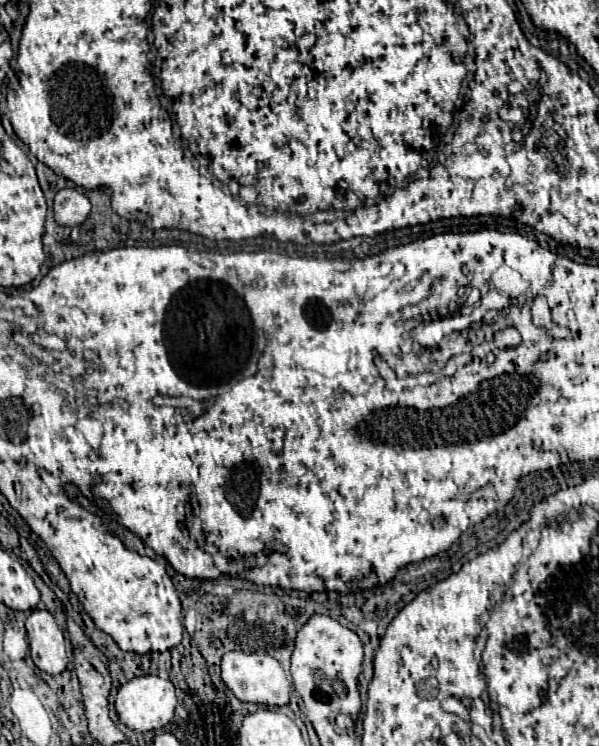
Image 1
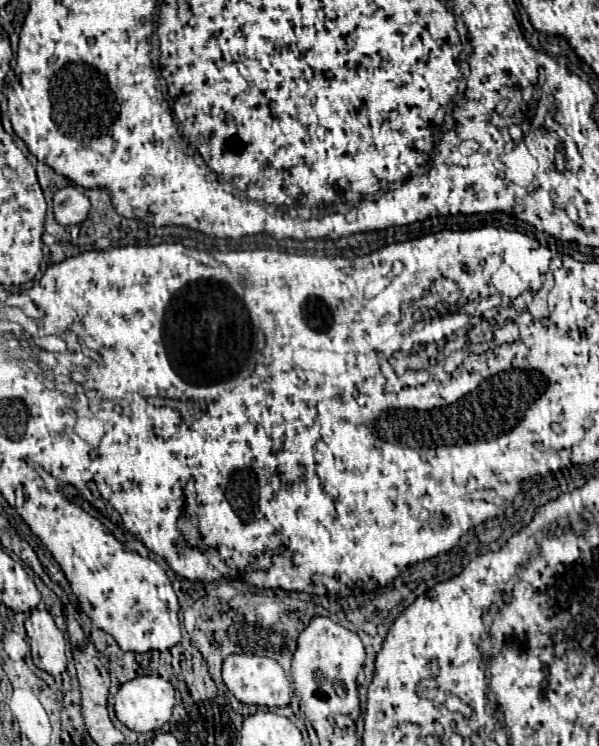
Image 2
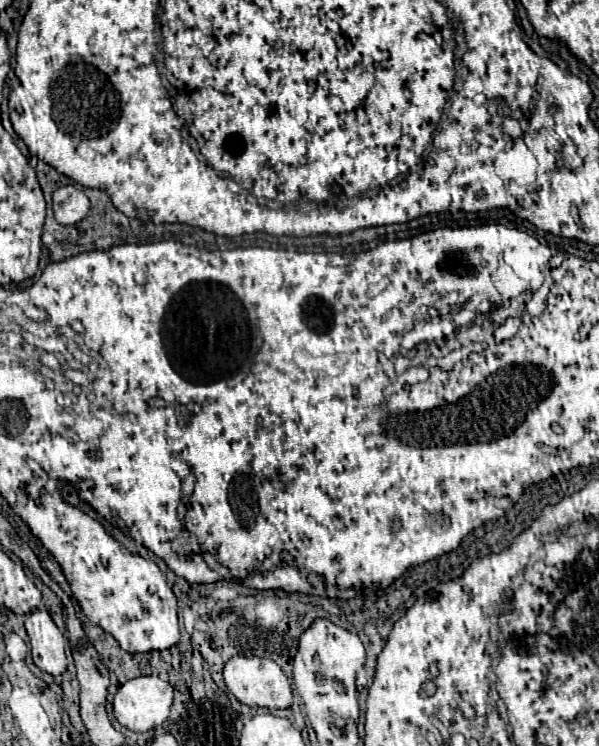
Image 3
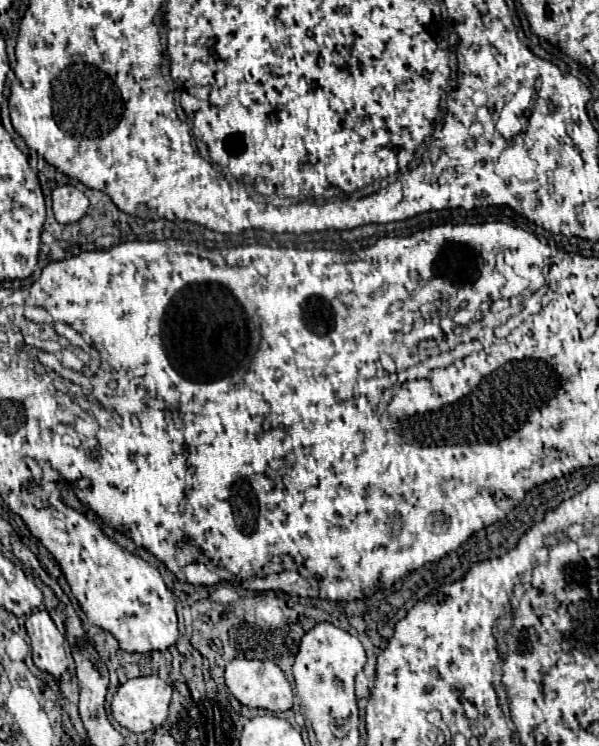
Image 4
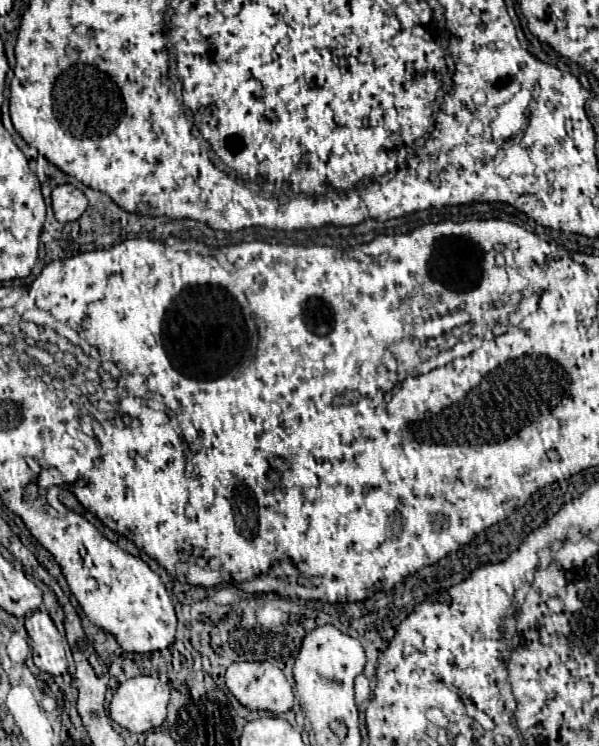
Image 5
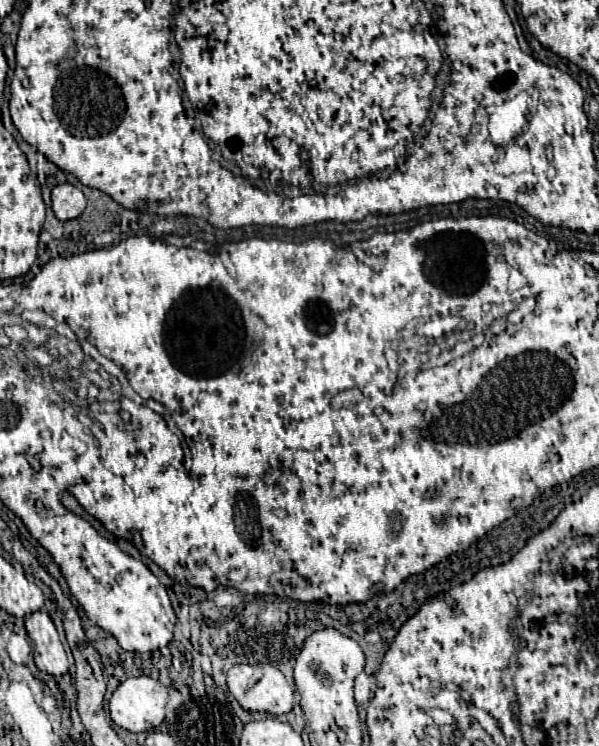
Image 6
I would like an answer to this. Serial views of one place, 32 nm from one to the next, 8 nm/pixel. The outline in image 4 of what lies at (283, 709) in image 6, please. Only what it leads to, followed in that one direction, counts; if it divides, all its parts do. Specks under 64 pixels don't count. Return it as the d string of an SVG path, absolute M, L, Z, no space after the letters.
M232 660L226 666L226 686L248 708L264 708L270 712L284 712L292 708L292 686L284 672L270 660Z

